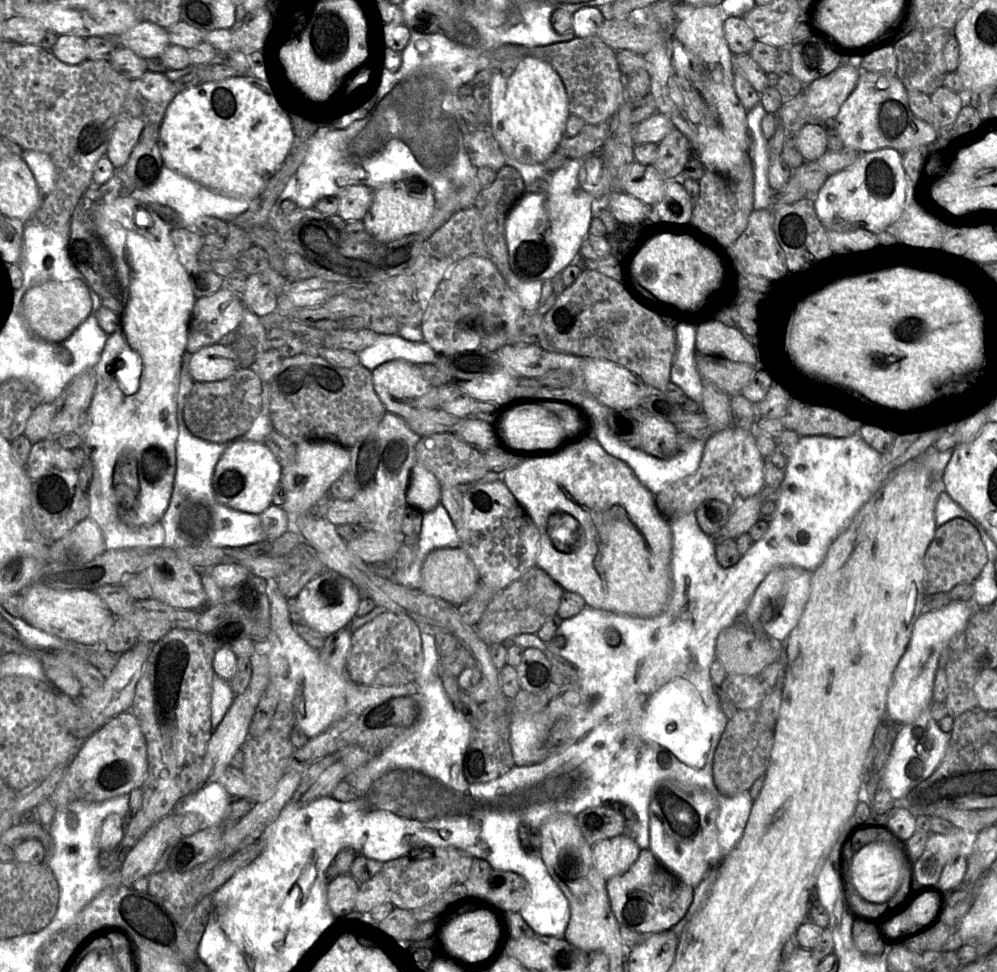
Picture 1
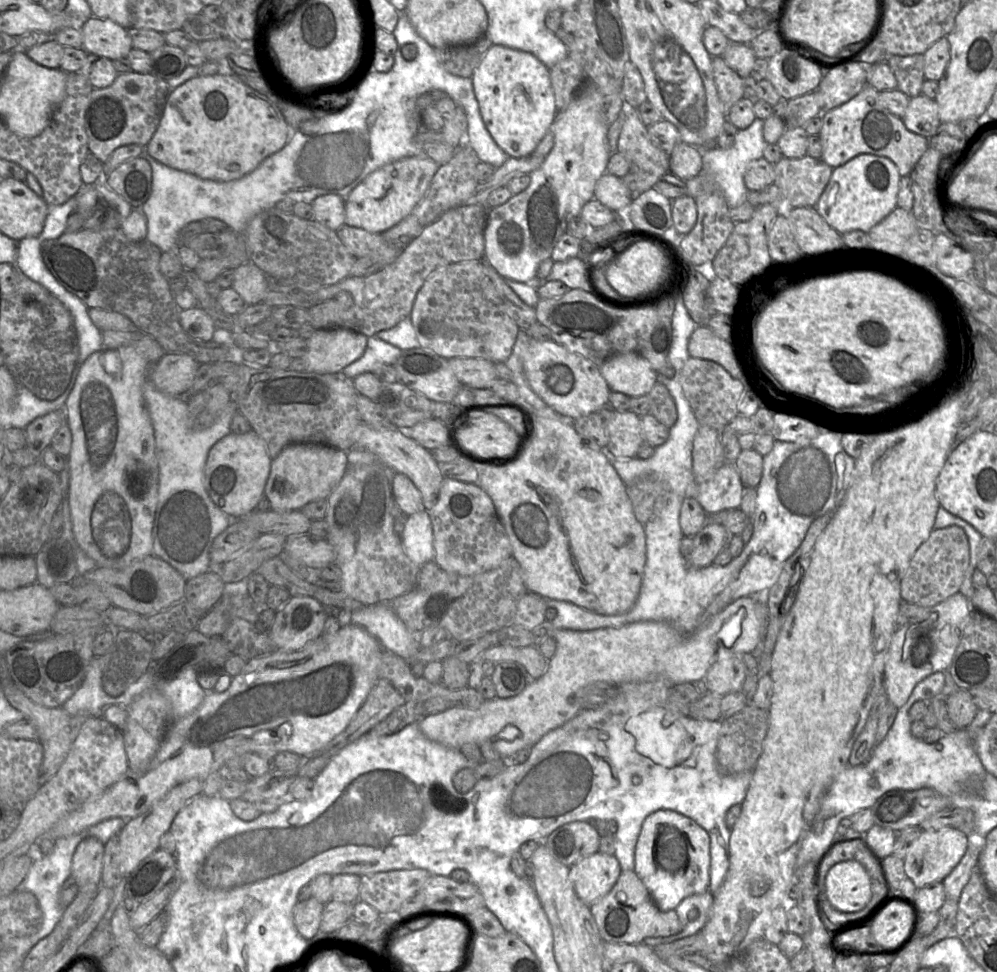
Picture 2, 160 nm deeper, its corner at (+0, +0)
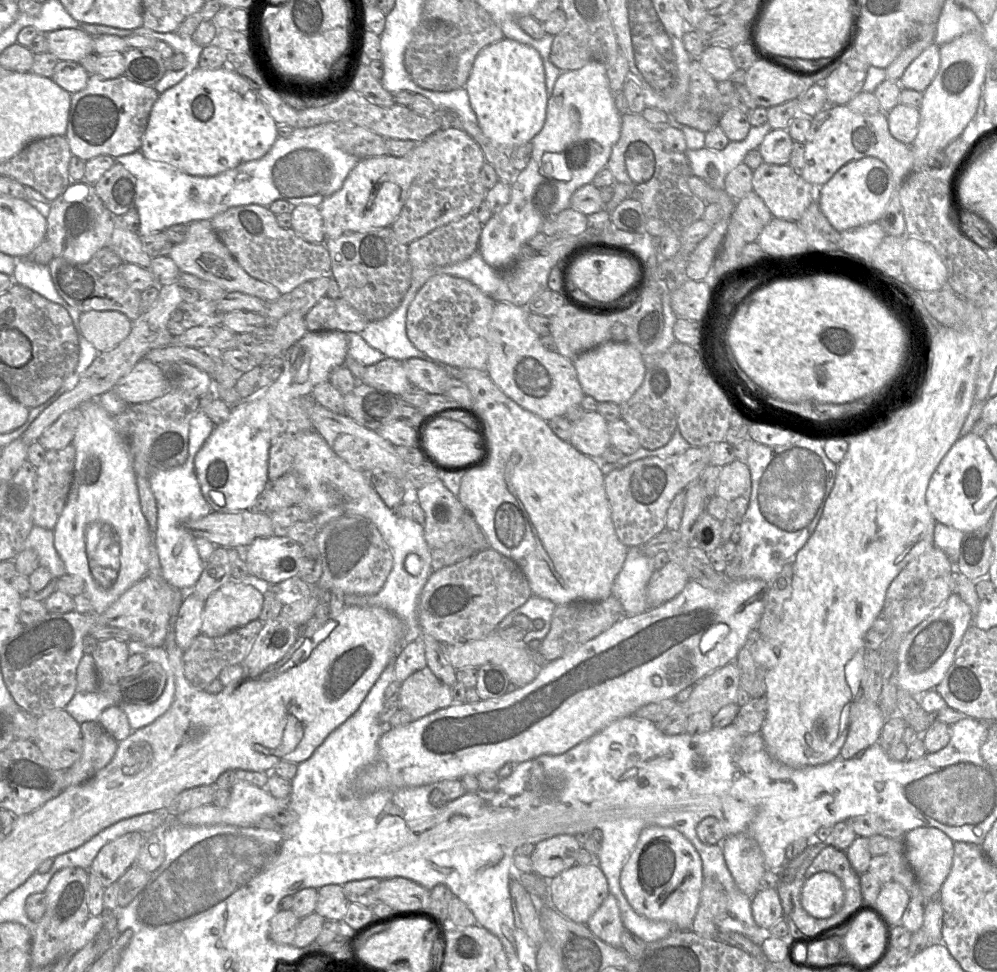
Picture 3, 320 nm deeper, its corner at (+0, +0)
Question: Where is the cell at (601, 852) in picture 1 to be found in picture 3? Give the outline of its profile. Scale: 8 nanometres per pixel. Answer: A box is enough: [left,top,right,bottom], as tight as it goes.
[547,864,609,924]

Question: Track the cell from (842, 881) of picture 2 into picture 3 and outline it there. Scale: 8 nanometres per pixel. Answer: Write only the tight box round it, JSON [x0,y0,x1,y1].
[801,872,844,918]

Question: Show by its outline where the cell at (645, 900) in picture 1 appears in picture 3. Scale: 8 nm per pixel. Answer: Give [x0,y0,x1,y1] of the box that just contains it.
[587,894,625,947]

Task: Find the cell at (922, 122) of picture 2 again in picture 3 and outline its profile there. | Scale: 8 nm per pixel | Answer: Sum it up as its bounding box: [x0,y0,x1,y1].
[887,103,919,145]

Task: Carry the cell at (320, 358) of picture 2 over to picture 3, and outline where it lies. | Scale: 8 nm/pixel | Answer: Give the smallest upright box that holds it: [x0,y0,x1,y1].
[194,331,348,513]

